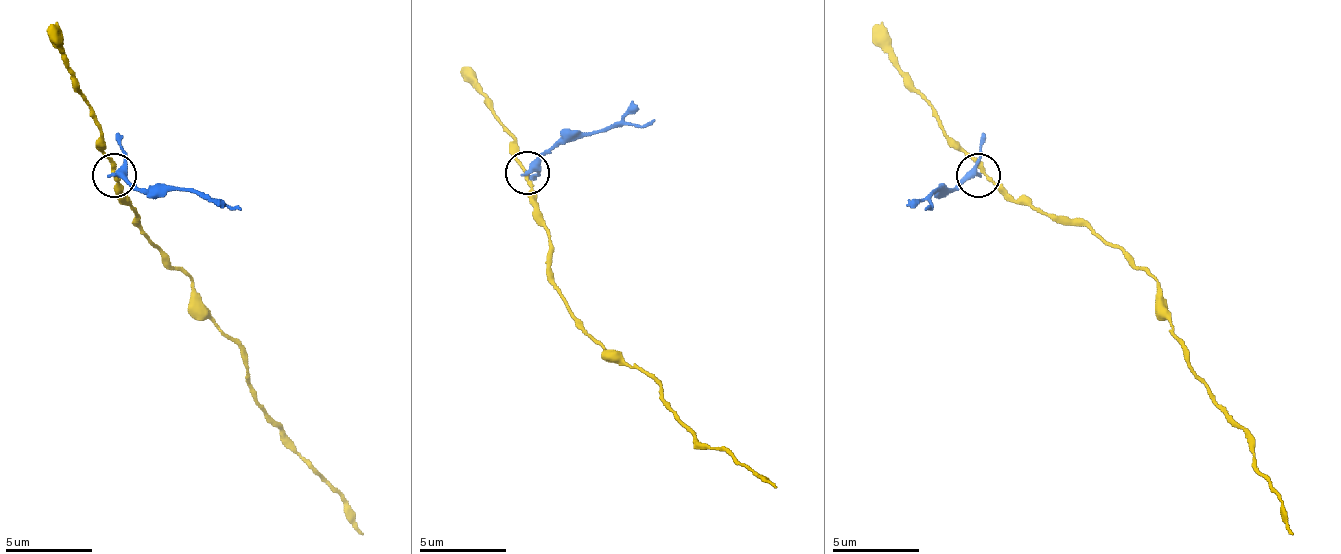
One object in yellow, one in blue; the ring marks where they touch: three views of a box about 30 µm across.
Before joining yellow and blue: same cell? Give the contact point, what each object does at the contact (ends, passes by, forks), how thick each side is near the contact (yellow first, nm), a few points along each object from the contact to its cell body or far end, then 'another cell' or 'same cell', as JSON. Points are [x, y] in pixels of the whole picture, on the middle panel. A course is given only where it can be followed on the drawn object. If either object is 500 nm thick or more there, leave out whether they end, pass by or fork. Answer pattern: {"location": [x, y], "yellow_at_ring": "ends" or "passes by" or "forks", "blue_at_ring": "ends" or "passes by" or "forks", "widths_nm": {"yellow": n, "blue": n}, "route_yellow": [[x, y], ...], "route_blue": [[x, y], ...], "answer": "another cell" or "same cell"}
{"location": [527, 172], "yellow_at_ring": "passes by", "blue_at_ring": "passes by", "widths_nm": {"yellow": 220, "blue": 320}, "route_yellow": [[526, 174], [548, 230], [548, 283], [605, 353], [618, 353], [653, 379], [697, 441], [727, 449], [776, 489]], "route_blue": [[526, 174], [561, 143], [653, 121]], "answer": "another cell"}

